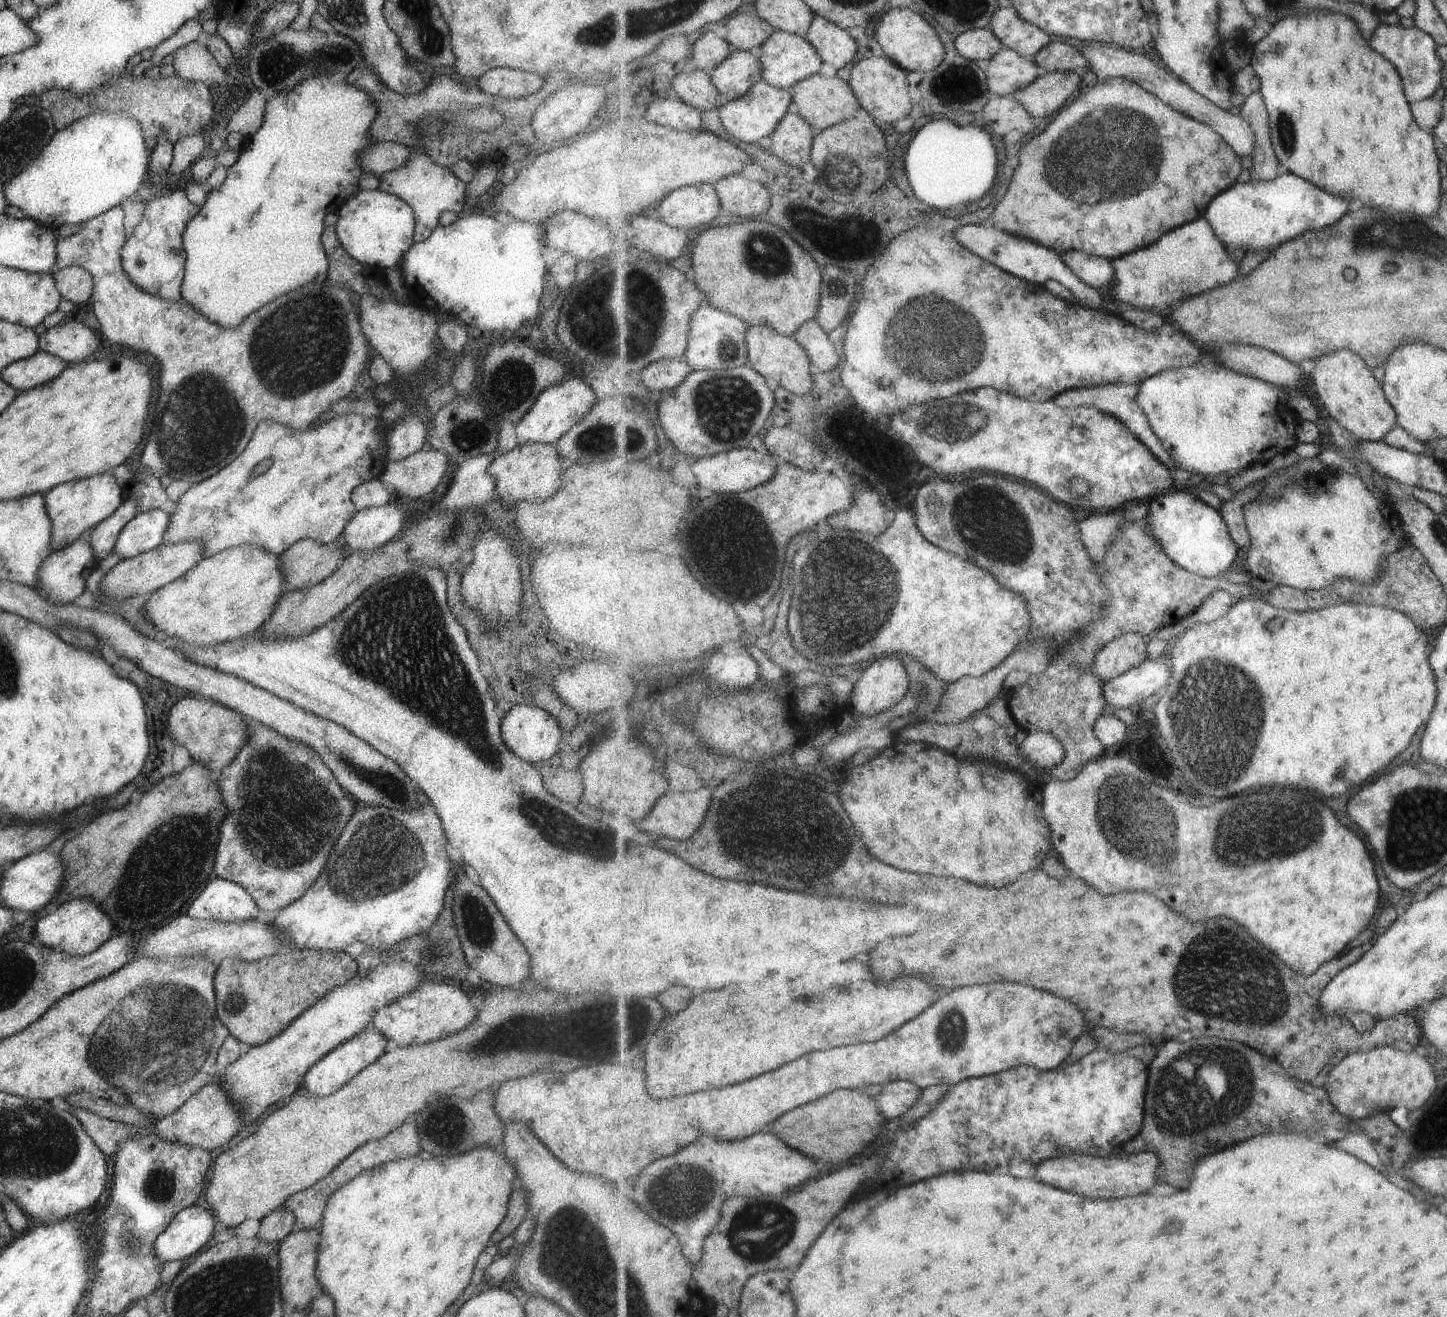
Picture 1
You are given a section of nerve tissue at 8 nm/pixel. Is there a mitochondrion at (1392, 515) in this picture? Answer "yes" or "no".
no

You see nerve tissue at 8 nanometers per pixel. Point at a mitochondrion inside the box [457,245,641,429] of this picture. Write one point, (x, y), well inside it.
(511, 383)

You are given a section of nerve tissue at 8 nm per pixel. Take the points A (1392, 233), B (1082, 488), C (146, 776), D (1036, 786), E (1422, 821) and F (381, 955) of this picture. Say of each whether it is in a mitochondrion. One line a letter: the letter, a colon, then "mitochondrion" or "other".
A: mitochondrion
B: other
C: other
D: other
E: mitochondrion
F: other

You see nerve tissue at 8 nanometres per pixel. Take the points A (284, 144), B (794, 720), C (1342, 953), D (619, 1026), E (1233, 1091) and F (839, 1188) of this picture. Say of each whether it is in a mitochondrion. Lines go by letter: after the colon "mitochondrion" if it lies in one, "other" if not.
A: other
B: other
C: other
D: mitochondrion
E: mitochondrion
F: other

